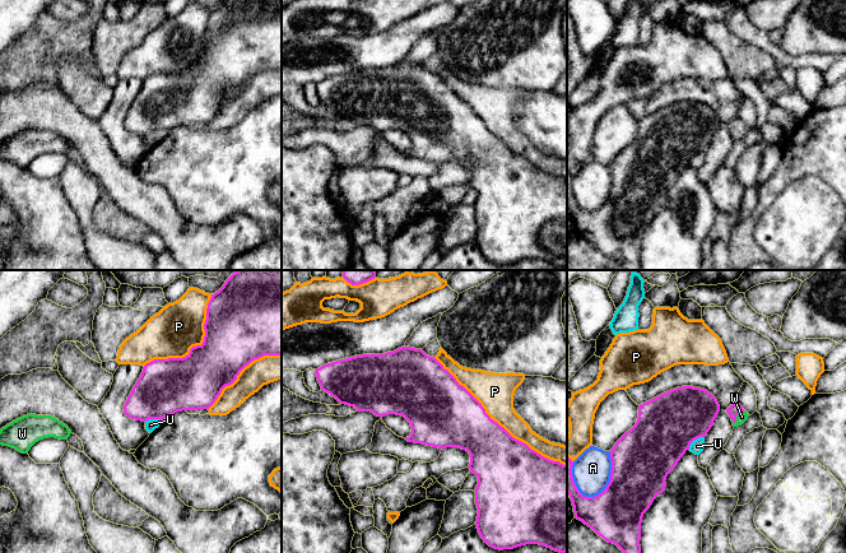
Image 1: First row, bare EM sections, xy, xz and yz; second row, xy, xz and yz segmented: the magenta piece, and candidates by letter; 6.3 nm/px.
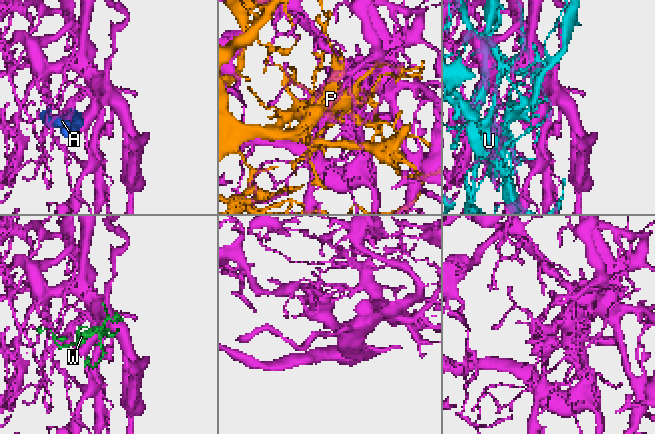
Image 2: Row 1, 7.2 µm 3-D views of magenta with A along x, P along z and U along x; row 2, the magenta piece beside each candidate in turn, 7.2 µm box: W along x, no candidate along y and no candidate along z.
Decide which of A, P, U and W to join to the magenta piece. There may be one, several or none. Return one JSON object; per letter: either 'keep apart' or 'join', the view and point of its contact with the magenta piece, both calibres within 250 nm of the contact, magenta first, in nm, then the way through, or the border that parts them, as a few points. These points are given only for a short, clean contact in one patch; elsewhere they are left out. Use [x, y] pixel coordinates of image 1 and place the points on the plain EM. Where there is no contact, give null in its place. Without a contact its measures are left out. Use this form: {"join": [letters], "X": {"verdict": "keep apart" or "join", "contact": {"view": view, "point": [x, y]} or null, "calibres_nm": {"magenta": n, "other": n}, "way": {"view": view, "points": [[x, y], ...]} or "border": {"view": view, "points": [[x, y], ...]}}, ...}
{"join": ["W"], "A": {"verdict": "keep apart", "contact": {"view": "yz", "point": [610, 195]}, "calibres_nm": {"magenta": 380, "other": 240}}, "P": {"verdict": "keep apart", "contact": {"view": "xz", "point": [497, 138]}, "calibres_nm": {"magenta": 360, "other": 240}}, "U": {"verdict": "keep apart", "contact": {"view": "yz", "point": [695, 153]}, "calibres_nm": {"magenta": 380, "other": 90}}, "W": {"verdict": "join", "contact": {"view": "yz", "point": [735, 131]}, "calibres_nm": {"magenta": 80, "other": 60}, "way": {"view": "yz", "points": [[734, 124], [735, 131], [742, 131]]}}}

